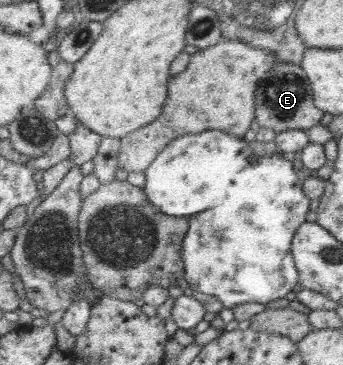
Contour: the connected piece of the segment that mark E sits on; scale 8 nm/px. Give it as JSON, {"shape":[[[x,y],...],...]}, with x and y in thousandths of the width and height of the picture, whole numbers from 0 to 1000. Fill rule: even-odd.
{"shape":[[[810,170],[793,197],[758,225],[746,263],[752,337],[761,348],[793,351],[810,367],[851,356],[898,356],[933,342],[950,318],[918,282],[915,233],[883,178]]]}

